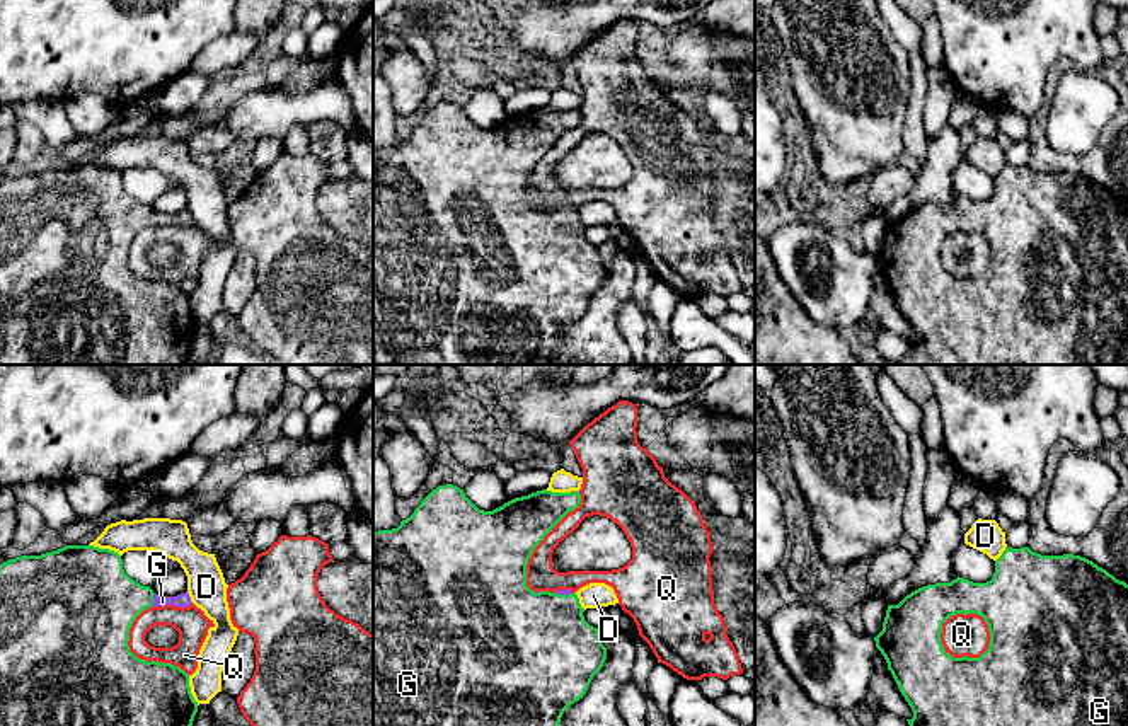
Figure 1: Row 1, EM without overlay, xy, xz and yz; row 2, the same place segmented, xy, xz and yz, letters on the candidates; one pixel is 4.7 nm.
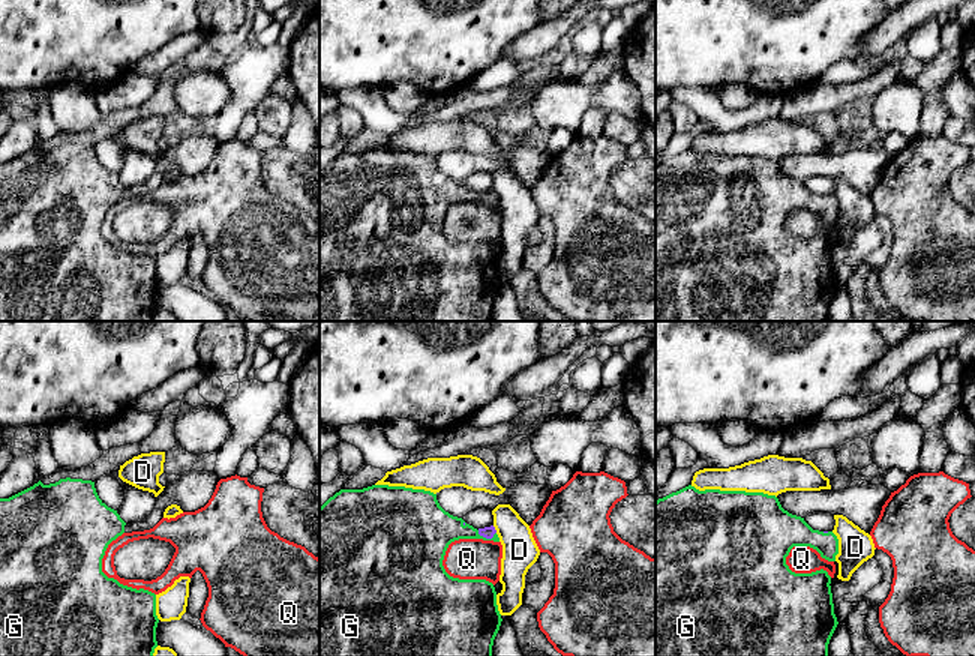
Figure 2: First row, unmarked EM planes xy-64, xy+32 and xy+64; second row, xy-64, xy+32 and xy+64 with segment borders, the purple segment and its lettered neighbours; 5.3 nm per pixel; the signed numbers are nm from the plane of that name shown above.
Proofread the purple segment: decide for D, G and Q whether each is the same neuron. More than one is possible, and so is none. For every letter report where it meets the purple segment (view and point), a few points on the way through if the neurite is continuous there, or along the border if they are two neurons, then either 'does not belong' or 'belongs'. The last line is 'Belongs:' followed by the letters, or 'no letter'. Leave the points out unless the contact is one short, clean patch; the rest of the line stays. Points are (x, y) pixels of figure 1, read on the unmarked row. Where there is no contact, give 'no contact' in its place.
D: contact xy (189, 215); border xy (186, 210), (193, 220); does not belong
G: contact xy (154, 218); way xy (183, 218), (154, 218), (101, 220); belongs
Q: contact xy (178, 224); border xy (191, 220), (183, 225), (164, 225); does not belong
Belongs: G

